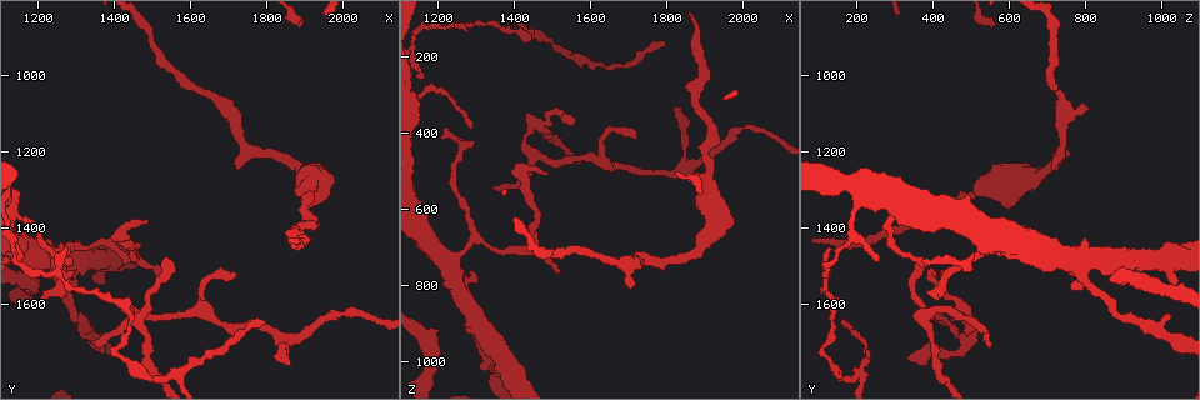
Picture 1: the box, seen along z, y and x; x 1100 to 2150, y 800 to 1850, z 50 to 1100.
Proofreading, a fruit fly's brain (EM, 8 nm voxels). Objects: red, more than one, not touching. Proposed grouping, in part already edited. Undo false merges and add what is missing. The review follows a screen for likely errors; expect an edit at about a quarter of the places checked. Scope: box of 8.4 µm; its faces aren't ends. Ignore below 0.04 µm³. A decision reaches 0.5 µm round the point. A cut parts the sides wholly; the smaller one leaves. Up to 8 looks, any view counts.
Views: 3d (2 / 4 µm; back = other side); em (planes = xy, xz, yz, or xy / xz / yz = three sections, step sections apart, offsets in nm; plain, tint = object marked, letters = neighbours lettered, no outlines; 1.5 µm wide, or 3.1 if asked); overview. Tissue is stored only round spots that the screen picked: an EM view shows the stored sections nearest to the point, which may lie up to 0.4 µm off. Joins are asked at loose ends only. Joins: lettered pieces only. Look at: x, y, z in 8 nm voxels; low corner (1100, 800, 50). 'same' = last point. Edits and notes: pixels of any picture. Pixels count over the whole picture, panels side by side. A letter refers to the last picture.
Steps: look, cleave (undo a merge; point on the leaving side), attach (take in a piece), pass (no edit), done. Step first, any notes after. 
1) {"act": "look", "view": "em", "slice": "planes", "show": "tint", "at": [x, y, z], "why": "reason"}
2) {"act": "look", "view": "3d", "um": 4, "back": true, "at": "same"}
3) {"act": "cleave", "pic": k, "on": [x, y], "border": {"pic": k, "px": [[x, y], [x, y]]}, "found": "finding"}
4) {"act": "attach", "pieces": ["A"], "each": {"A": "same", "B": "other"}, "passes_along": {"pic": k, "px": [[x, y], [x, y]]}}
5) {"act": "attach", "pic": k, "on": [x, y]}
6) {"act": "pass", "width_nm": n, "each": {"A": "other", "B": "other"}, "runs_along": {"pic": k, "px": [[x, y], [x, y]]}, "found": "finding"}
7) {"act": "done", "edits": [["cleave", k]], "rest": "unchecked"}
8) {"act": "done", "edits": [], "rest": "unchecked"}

{"act": "look", "view": "em", "slice": "planes", "show": "letters", "at": [1910, 1300, 525], "why": "thick turns thin"}

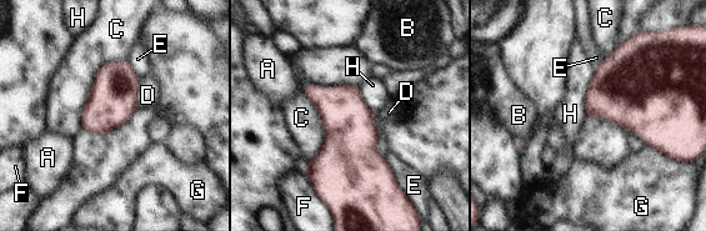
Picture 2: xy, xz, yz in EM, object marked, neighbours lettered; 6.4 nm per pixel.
{"act": "pass", "longest_contact_nm": ["C", 550], "each": {"A": "other", "B": "other", "C": "other", "D": "other", "E": "other", "F": "other", "G": "other", "H": "other"}, "border": {"pic": 2, "px": [[595, 68], [585, 96], [586, 117]]}, "found": "one neuron here"}

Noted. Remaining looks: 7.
{"act": "look", "view": "em", "slice": "xy", "step": 8, "show": "letters", "at": [1795, 1650, 165], "why": "an open end"}

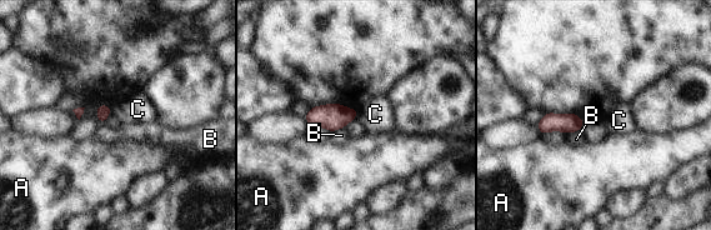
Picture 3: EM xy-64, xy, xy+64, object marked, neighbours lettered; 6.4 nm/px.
{"act": "look", "view": "em", "slice": "planes", "show": "letters", "at": "same"}

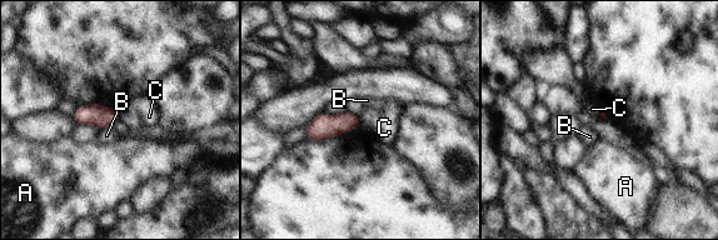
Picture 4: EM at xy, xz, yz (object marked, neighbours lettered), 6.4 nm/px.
{"act": "pass", "each": {"A": "other", "B": "other", "C": "other"}, "border": {"pic": 4, "px": [[119, 110], [120, 118]]}, "found": "none of them fits"}

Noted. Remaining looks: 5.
{"act": "look", "view": "3d", "um": 4, "at": [1720, 1520, 415]}

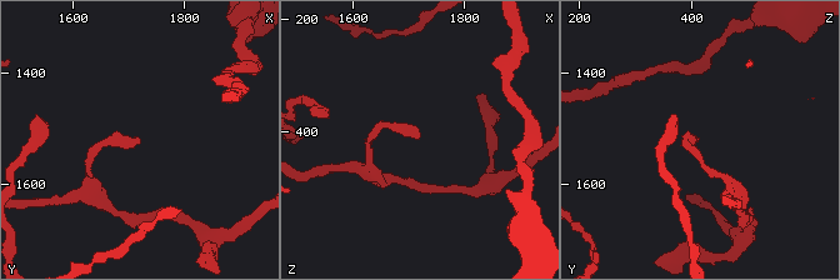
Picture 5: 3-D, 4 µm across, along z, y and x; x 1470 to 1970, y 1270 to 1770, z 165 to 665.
{"act": "look", "view": "em", "slice": "xz", "step": 4, "show": "tint", "at": [1725, 1520, 415]}

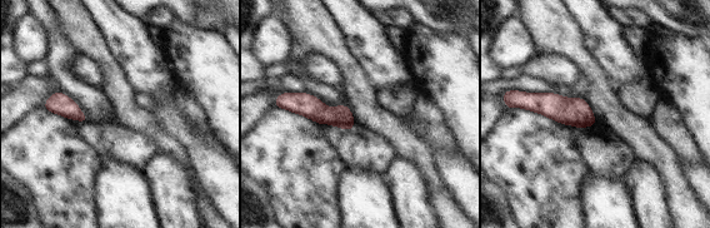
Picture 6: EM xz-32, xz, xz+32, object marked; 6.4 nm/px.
{"act": "look", "view": "em", "slice": "xz", "step": 4, "show": "letters", "at": "same", "why": "what lies round it"}

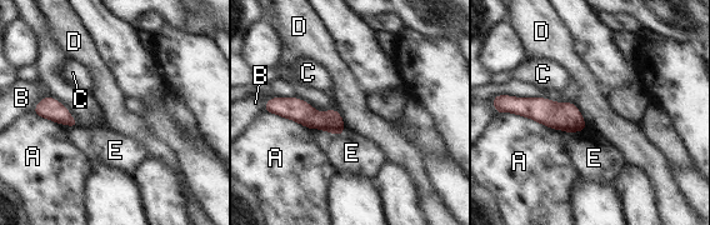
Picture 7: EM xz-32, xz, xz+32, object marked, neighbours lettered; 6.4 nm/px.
{"act": "pass", "width_nm": 140, "each": {"A": "other", "B": "other", "C": "other", "D": "other", "E": "other"}, "border": {"pic": 7, "px": [[309, 128], [343, 134]]}, "found": "none of them fits"}

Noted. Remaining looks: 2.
{"act": "done", "edits": [], "rest": "unchecked"}

